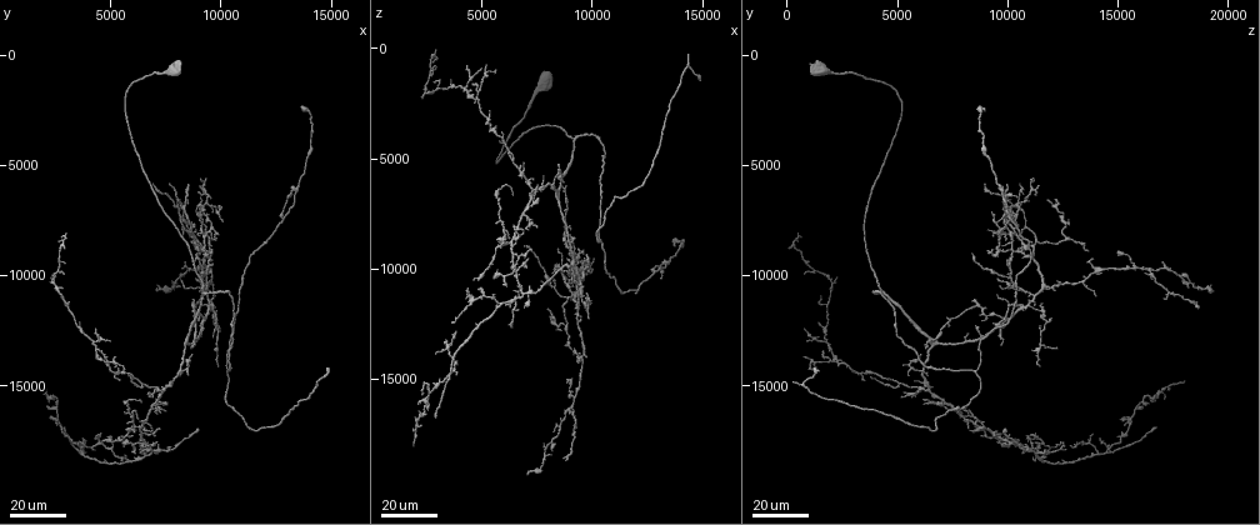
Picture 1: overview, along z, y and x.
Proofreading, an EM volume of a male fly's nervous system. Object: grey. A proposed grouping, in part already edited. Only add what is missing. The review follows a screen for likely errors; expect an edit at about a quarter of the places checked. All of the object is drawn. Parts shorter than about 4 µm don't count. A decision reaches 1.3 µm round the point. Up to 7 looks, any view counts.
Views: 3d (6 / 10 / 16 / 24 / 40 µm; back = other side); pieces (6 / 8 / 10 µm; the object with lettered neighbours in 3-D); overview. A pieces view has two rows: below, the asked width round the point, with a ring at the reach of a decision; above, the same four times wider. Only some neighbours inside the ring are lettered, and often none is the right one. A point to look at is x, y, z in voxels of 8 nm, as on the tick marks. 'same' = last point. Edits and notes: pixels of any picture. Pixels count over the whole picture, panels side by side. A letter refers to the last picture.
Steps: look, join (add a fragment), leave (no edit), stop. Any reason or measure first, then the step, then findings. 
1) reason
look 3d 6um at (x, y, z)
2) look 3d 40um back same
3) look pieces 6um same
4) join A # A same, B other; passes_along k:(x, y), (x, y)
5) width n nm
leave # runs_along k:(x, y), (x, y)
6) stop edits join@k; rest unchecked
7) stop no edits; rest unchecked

branch stops here
look 3d 24um at (7200, 17700, 10800)

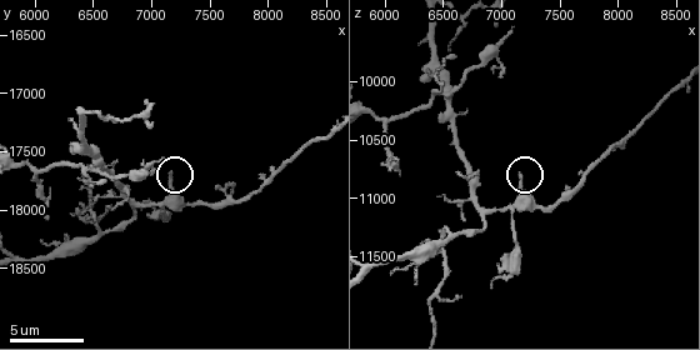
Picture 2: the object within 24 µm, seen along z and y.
look pieces 8um at (7180, 17660, 10820)

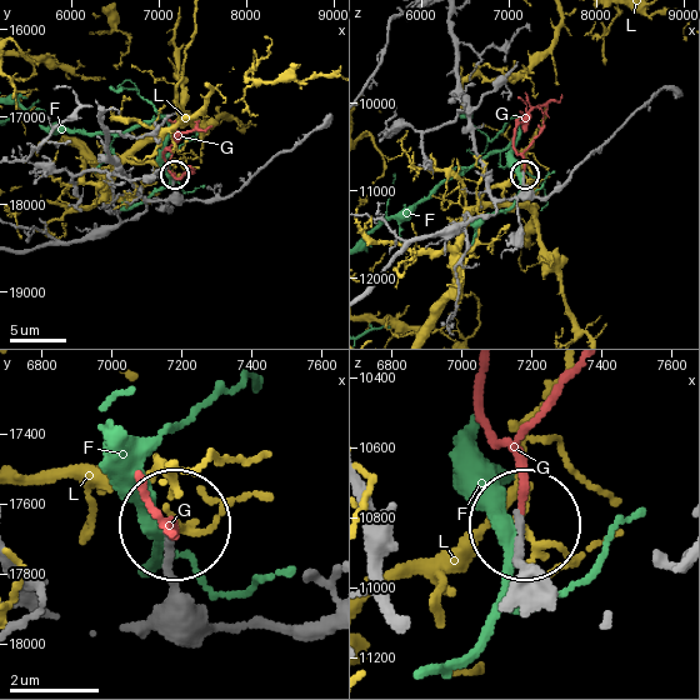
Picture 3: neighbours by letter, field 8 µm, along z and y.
join G # F other, G same, L other; passes_along 3:(161, 201), (174, 186), (163, 154), (185, 131), (210, 125); it goes on there

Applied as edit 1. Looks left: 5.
look overview

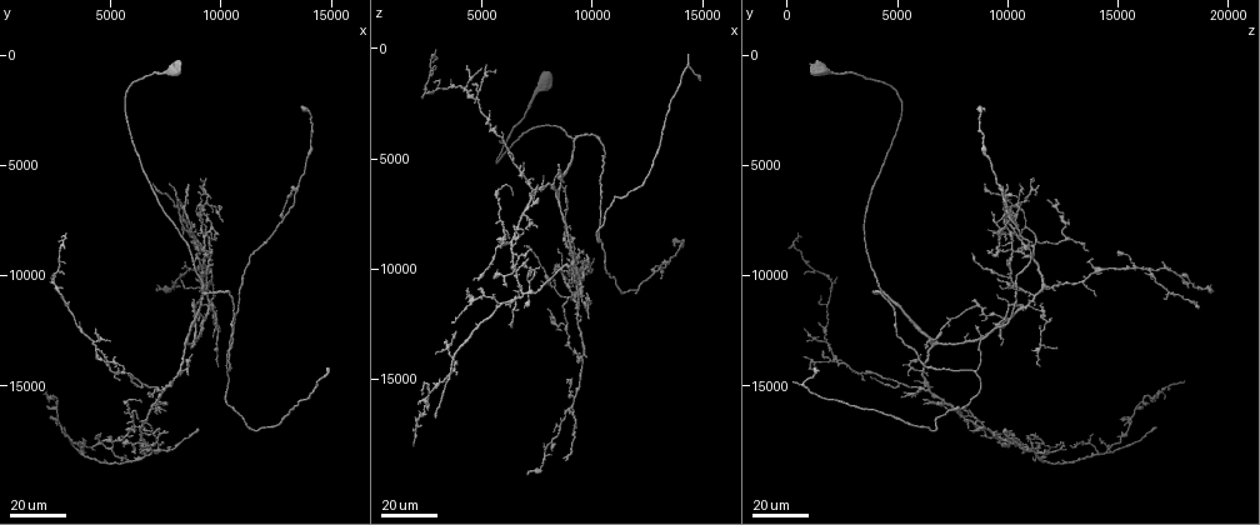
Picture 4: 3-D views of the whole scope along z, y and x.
free end
look 3d 24um at (8500, 14000, 5200)

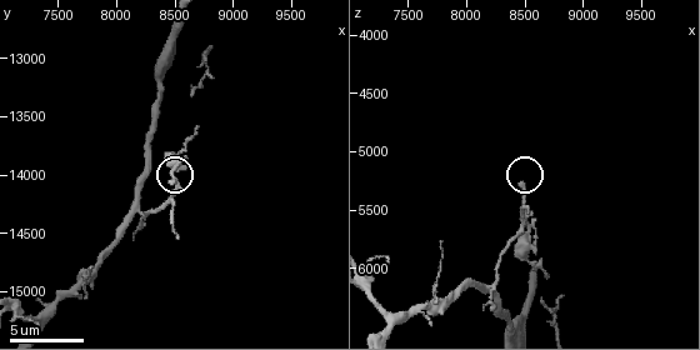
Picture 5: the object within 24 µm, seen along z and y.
look pieces 6um at (8480, 14060, 5260)

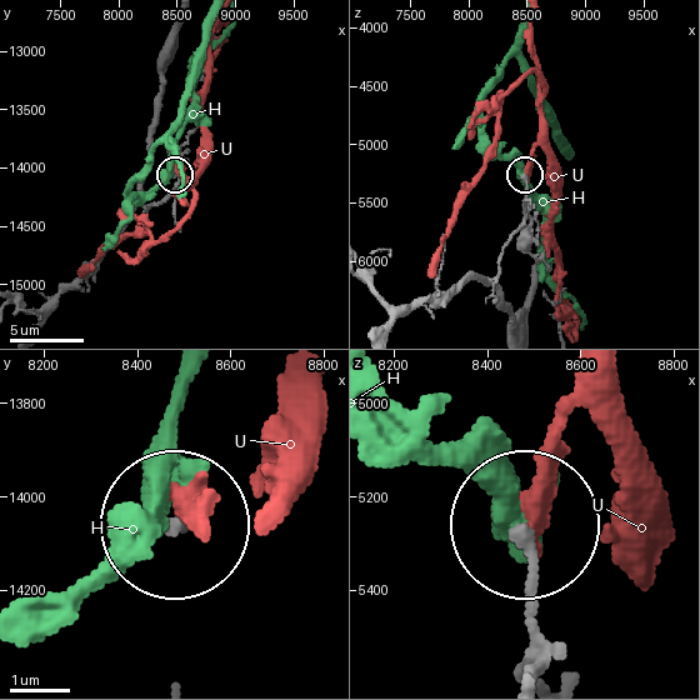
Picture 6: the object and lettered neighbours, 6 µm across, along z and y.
leave # H other, U other; none of them fits

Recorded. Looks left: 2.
tapers out
look 3d 40um at (14500, 14800, 200)

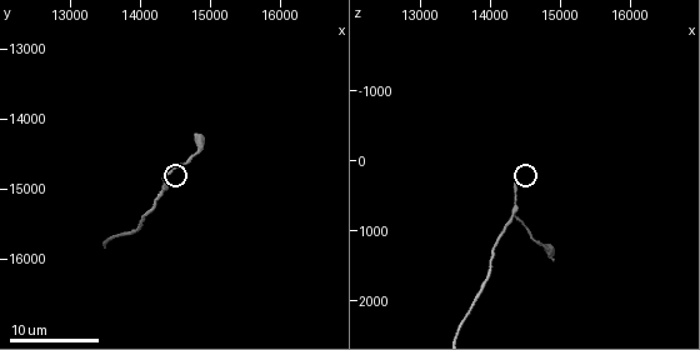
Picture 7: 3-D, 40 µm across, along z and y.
look pieces 6um at (14350, 14850, 300)

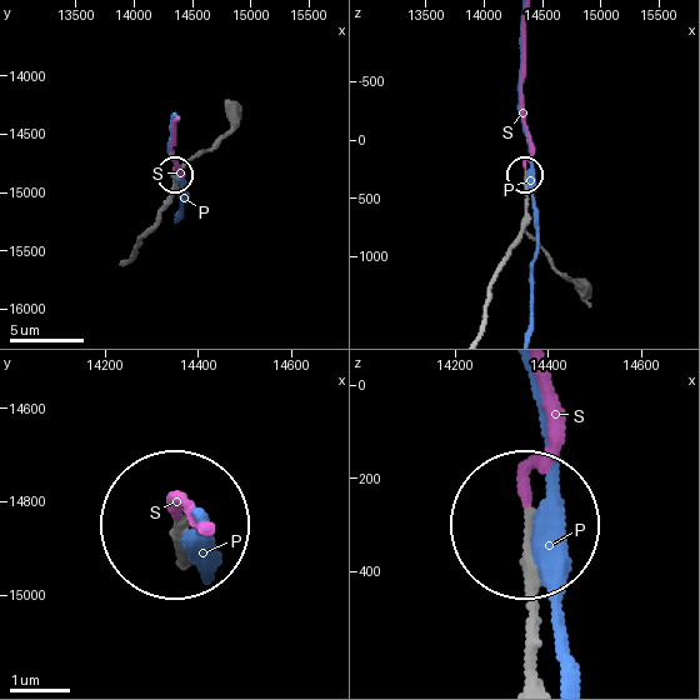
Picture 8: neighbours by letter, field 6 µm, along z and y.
width 170 nm
join S # P other, S same; passes_along 8:(174, 186), (174, 171), (181, 171), (170, 148), (178, 119); it goes on there

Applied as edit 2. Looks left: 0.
stop edits join@3, join@8; rest unchecked

